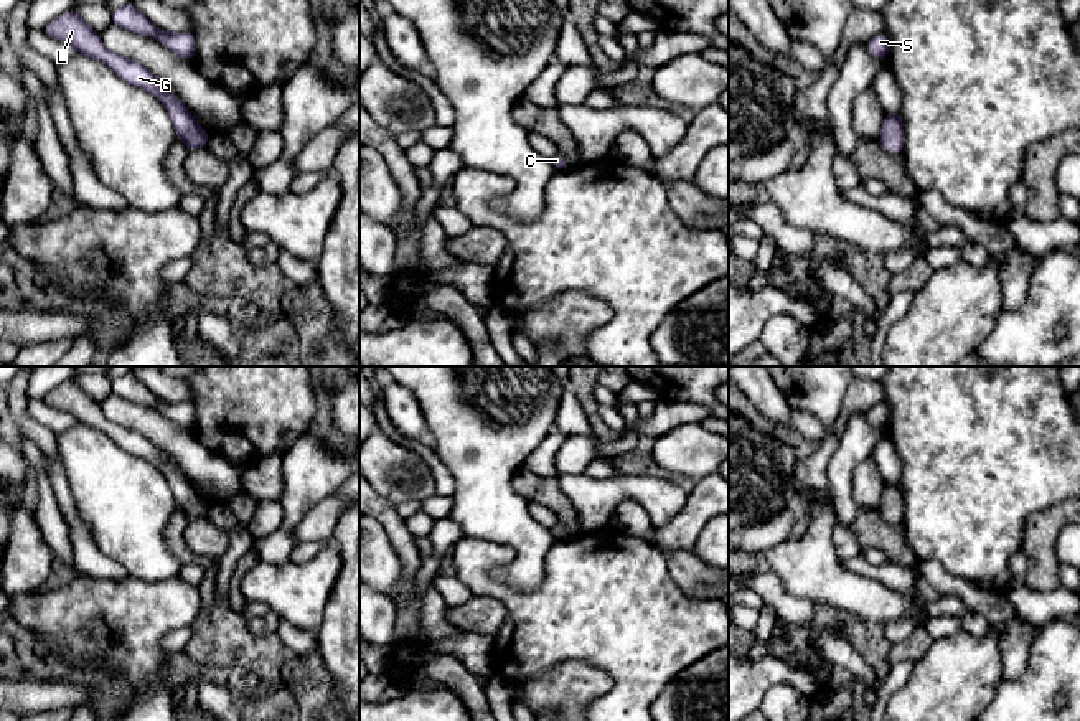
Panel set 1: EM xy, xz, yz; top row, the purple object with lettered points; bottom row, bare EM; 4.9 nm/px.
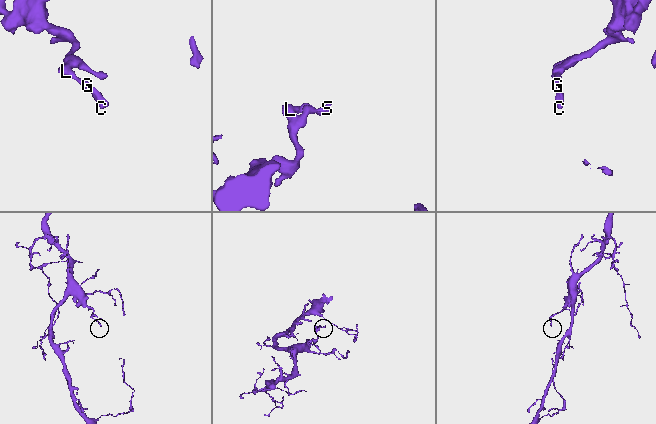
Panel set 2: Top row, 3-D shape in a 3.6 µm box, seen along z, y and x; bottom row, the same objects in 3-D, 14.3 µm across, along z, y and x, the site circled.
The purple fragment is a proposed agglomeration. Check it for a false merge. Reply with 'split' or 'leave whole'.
leave whole

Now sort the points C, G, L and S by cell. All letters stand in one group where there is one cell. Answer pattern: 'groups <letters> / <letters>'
groups C G L S

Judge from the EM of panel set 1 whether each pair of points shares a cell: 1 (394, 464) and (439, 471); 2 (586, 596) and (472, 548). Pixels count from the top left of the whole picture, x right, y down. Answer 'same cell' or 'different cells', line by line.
1: different cells
2: same cell

